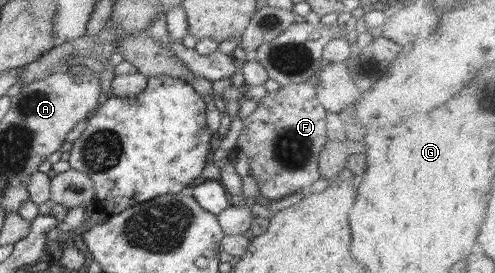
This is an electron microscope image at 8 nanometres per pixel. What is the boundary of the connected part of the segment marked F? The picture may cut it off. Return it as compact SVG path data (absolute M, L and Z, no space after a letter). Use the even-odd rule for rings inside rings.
M314 81L281 86L261 98L252 114L242 119L243 128L232 152L242 152L248 157L248 175L257 180L260 197L265 202L306 192L320 179L320 151L328 143L327 110L316 93Z

